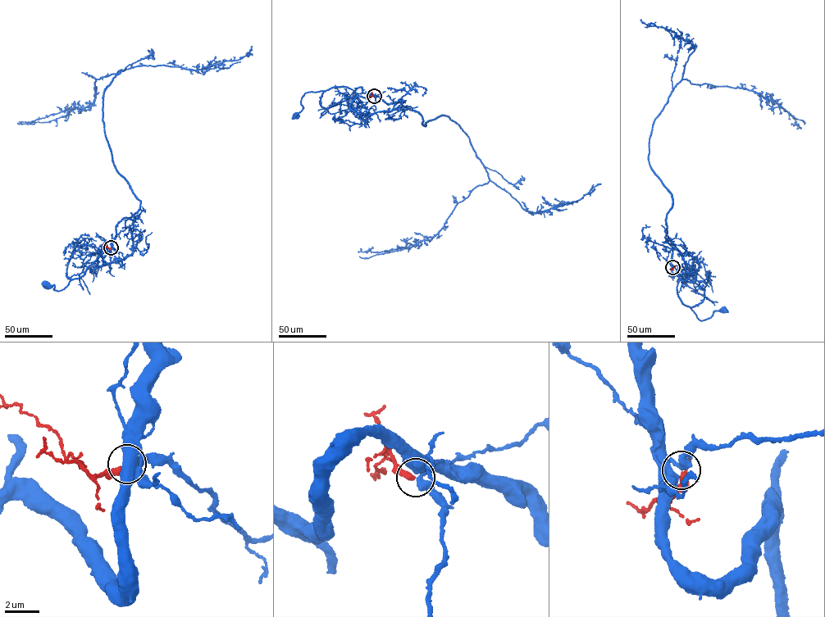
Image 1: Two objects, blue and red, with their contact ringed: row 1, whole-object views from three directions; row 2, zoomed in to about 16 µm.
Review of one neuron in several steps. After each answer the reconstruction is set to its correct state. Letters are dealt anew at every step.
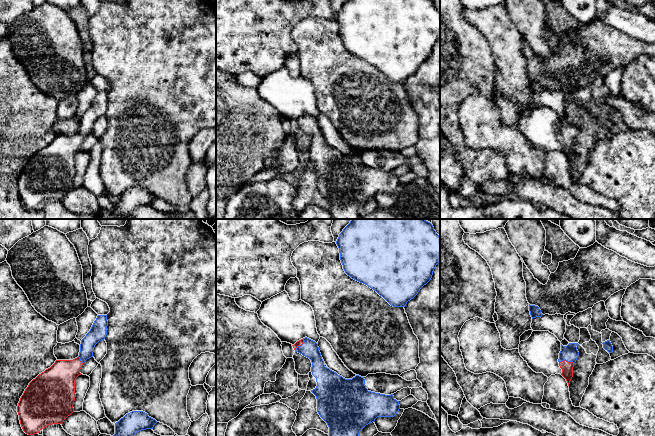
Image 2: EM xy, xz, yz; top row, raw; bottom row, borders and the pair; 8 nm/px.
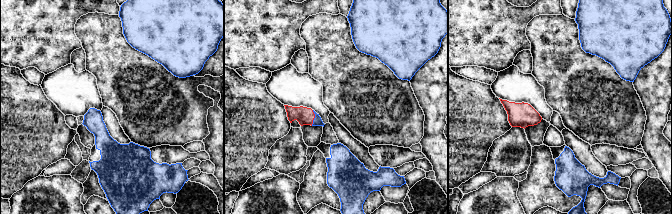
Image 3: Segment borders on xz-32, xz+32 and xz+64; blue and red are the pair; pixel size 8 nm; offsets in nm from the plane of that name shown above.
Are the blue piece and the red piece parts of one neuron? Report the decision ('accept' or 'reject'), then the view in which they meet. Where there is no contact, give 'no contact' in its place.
accept | yz

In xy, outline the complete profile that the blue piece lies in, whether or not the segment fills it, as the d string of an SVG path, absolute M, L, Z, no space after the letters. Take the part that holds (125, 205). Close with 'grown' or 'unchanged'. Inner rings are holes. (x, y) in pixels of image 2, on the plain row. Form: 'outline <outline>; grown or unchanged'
outline M132 187L115 199L113 211L120 219L134 219L134 211L146 205L153 205L157 197L143 187Z; unchanged

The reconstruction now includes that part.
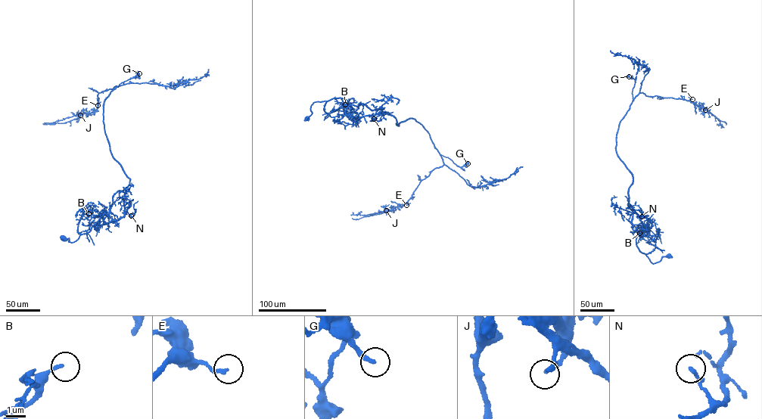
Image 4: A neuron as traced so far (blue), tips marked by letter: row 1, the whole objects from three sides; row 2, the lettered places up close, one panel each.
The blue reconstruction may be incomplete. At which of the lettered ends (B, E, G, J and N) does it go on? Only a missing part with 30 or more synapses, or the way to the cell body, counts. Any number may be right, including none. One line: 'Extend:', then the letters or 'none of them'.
Extend: B

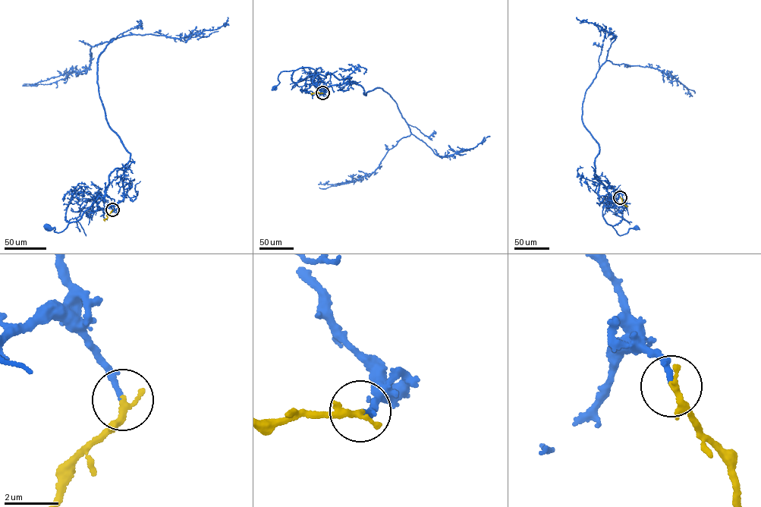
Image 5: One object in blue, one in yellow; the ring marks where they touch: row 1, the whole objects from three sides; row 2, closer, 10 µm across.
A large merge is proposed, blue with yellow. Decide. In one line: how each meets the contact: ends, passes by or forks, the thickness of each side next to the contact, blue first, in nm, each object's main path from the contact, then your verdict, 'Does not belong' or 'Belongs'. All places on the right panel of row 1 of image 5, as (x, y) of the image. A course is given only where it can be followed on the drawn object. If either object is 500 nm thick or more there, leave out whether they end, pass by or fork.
At the ring blue ends. At the ring yellow ends. Thickness 180 nm (blue) against 260 nm. Course of blue: (621, 197), (614, 207), (605, 206), (603, 218), (620, 235), (636, 227). Course of yellow: (621, 197), (622, 203), (627, 206). Belongs

